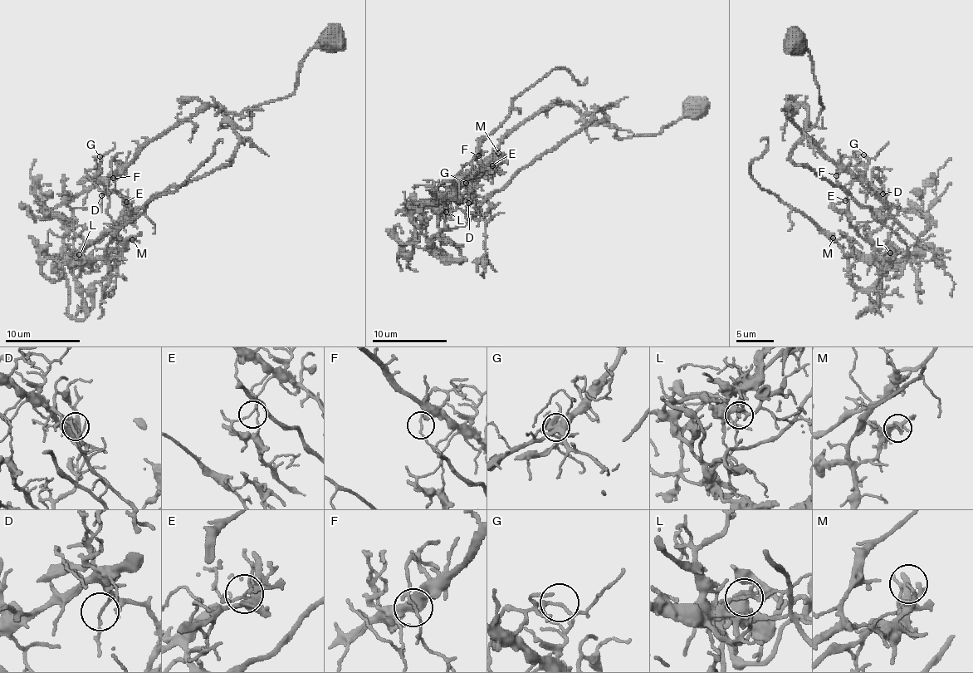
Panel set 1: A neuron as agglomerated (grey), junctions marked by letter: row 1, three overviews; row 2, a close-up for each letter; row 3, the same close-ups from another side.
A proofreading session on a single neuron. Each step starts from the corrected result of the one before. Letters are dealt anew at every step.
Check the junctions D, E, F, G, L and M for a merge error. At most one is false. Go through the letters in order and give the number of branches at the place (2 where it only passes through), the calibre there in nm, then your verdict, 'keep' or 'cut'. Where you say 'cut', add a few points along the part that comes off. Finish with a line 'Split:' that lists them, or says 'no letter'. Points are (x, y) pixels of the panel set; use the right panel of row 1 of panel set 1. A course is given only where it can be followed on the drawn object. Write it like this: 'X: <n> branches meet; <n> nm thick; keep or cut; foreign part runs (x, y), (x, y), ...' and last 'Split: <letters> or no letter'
D: 2 branches meet; 110 nm thick; keep
E: 2 branches meet; 130 nm thick; keep
F: 2 branches meet; 120 nm thick; cut; foreign part runs (836, 175), (847, 192), (834, 205), (871, 255), (849, 257), (760, 186), (750, 174), (766, 152), (760, 141)
G: 2 branches meet; 140 nm thick; keep
L: 2 branches meet; 120 nm thick; keep
M: 2 branches meet; 110 nm thick; keep
Split: F

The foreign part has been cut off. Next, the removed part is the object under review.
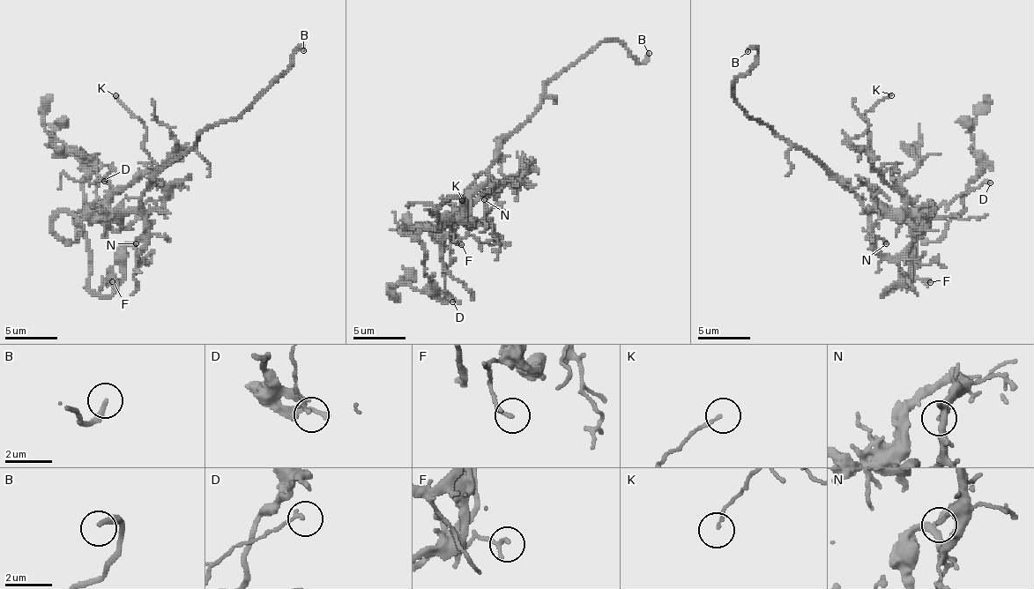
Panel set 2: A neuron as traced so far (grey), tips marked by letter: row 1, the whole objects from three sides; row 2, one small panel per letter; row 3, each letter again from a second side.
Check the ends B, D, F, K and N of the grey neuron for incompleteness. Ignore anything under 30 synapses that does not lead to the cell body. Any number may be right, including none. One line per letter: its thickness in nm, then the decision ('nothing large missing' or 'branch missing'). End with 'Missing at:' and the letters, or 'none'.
B: calibre 240 nm; branch missing
D: calibre 90 nm; nothing large missing
F: calibre 110 nm; nothing large missing
K: calibre 110 nm; nothing large missing
N: calibre 130 nm; nothing large missing
Missing at: B

